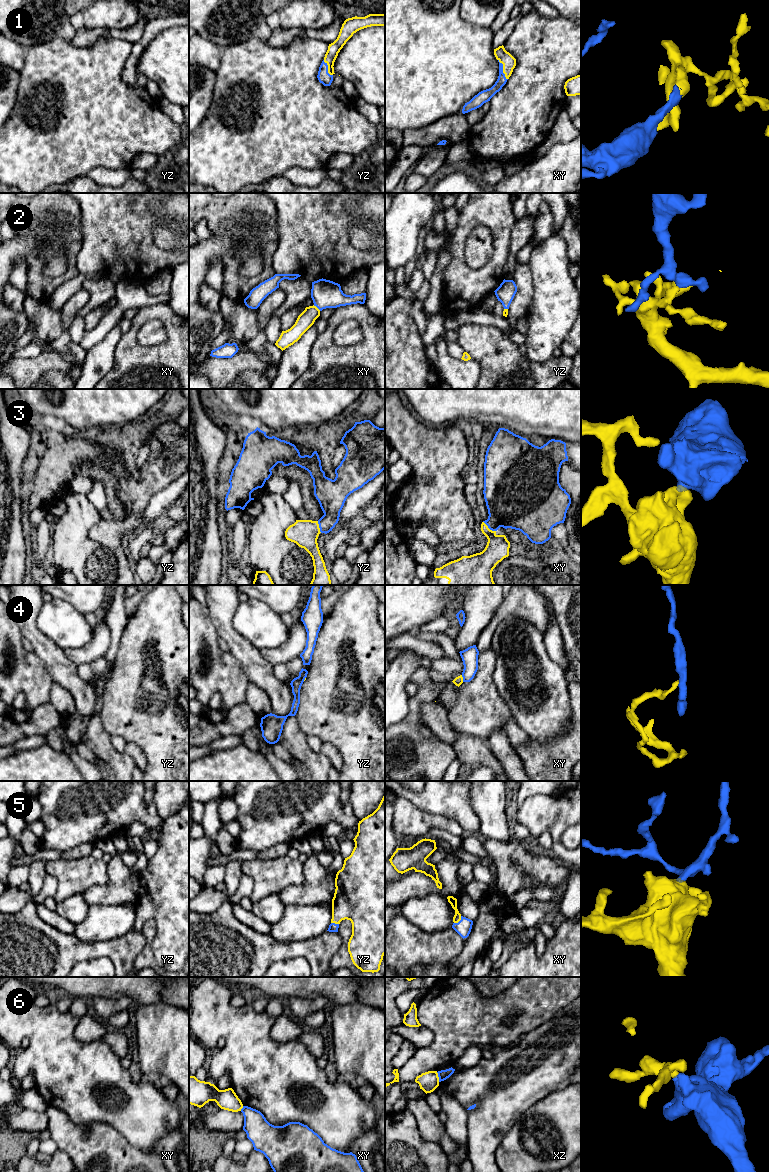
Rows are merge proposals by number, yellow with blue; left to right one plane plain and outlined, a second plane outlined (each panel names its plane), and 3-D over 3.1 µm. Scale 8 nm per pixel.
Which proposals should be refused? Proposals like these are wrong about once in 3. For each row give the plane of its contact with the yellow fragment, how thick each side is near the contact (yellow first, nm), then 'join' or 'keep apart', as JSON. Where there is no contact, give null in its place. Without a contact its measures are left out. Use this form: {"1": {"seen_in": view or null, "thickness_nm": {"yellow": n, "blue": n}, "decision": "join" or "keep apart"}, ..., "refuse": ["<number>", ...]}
{"1": {"seen_in": "xy", "thickness_nm": {"yellow": 110, "blue": 90}, "decision": "join"}, "2": {"seen_in": "xy", "thickness_nm": {"yellow": 140, "blue": 220}, "decision": "join"}, "3": {"seen_in": "xy", "thickness_nm": {"yellow": 190, "blue": 360}, "decision": "join"}, "4": {"seen_in": "xy", "thickness_nm": {"yellow": 70, "blue": 130}, "decision": "keep apart"}, "5": {"seen_in": "xy", "thickness_nm": {"yellow": 60, "blue": 120}, "decision": "join"}, "6": {"seen_in": "xz", "thickness_nm": {"yellow": 160, "blue": 80}, "decision": "keep apart"}, "refuse": ["4", "6"]}

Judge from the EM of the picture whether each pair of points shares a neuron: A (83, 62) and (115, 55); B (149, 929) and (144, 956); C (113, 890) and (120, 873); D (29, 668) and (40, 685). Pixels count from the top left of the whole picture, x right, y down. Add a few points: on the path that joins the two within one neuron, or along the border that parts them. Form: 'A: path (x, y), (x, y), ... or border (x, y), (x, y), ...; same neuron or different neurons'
A: path (91, 62), (102, 62), (107, 57); same neuron
B: path (149, 936), (147, 949); same neuron
C: path (117, 886), (120, 883), (120, 877); same neuron
D: path (29, 672), (36, 681); same neuron

